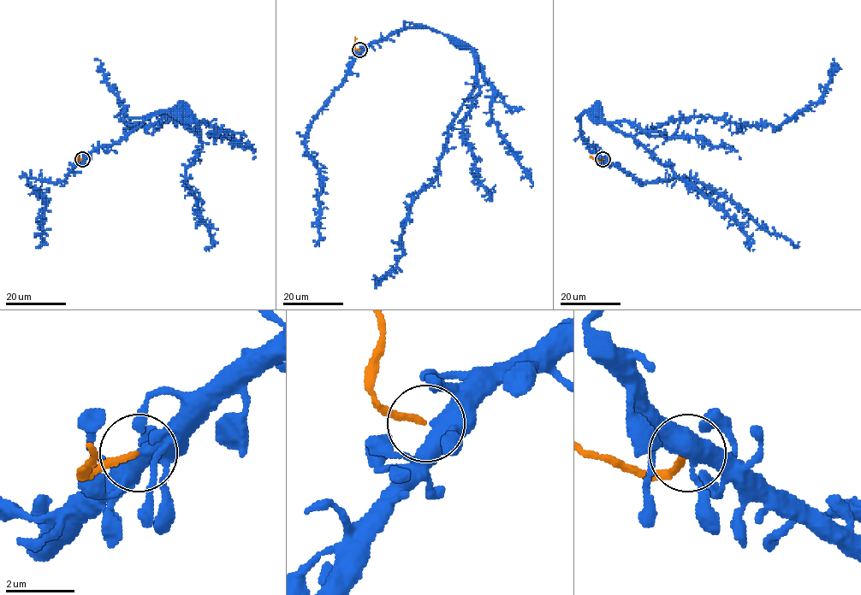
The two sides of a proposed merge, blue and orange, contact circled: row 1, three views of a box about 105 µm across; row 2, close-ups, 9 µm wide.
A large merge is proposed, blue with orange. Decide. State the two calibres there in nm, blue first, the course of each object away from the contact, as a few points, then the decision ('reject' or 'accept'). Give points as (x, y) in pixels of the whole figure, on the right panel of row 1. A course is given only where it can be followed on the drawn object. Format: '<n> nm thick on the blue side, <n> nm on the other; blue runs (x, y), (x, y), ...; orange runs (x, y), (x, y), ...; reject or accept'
400 nm thick on the blue side, 180 nm on the other; blue runs (603, 159), (582, 136), (586, 111), (637, 134), (683, 117), (778, 126), (819, 98), (832, 59); orange runs (603, 159), (594, 159), (590, 156); reject

